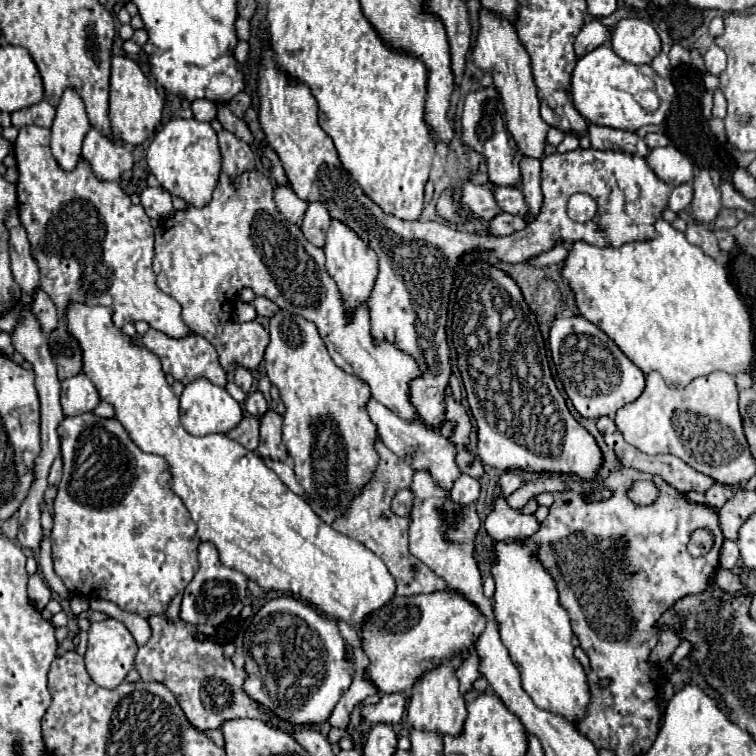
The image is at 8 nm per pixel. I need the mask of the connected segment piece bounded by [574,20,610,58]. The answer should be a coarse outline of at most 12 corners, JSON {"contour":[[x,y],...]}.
{"contour":[[596,20],[580,30],[574,42],[576,56],[596,50],[610,36]]}

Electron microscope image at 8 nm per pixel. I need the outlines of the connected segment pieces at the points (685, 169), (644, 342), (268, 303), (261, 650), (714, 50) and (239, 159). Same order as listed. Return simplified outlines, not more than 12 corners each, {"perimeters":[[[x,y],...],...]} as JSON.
{"perimeters":[[[674,146],[646,162],[668,186],[694,180],[692,162]],[[666,220],[576,242],[578,312],[668,386],[750,368],[725,266]],[[258,296],[254,308],[260,316],[272,316],[278,312],[278,306]],[[296,596],[244,634],[244,690],[326,722],[352,682],[334,618]],[[712,44],[704,54],[706,70],[720,76],[726,68],[726,54]],[[218,132],[222,172],[236,178],[256,166],[250,144]]]}

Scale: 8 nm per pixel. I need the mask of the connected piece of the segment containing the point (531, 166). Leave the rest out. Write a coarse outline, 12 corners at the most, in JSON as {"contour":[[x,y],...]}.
{"contour":[[524,160],[522,194],[532,222],[544,202],[540,190],[540,160]]}

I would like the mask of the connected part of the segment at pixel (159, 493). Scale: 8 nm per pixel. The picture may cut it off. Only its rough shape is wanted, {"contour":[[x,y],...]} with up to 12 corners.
{"contour":[[116,418],[58,432],[52,560],[140,616],[194,578],[168,464]]}

